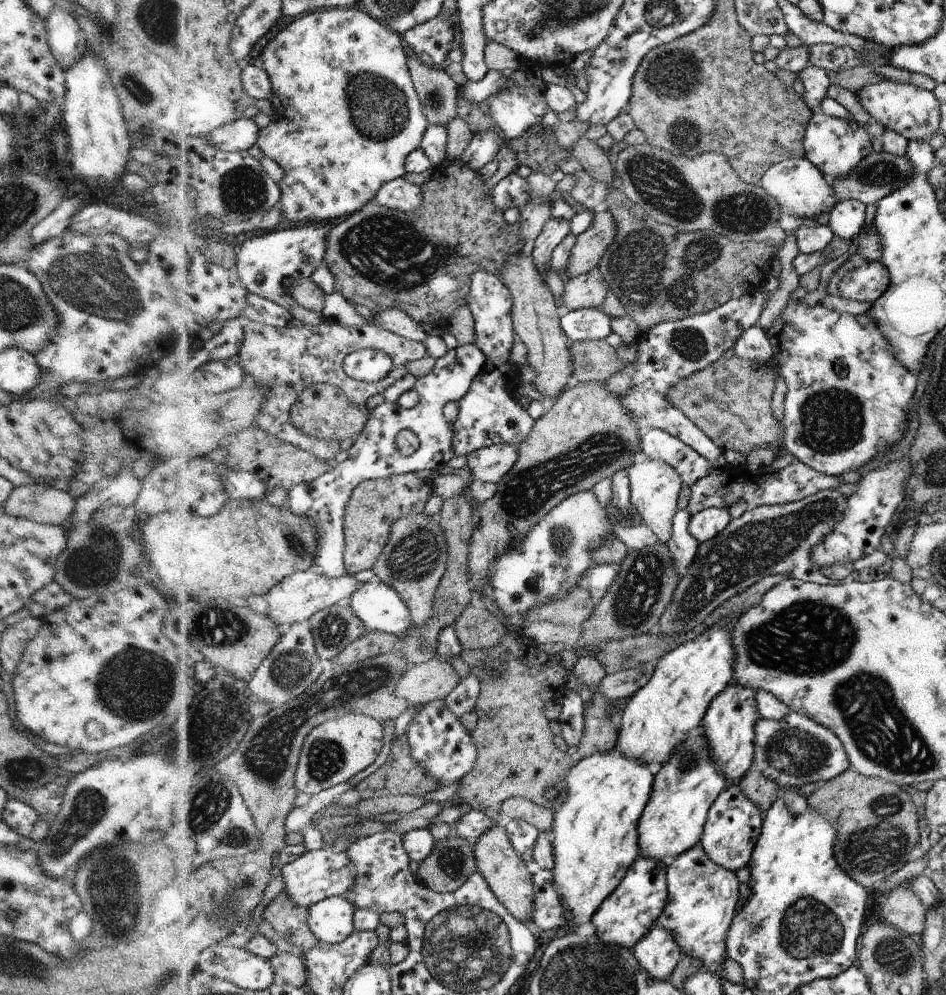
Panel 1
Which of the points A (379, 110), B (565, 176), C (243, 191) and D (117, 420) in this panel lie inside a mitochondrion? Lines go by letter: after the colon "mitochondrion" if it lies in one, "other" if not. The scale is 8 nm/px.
A: mitochondrion
B: other
C: mitochondrion
D: other

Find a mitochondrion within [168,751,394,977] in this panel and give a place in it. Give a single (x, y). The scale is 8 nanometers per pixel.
(211, 803)

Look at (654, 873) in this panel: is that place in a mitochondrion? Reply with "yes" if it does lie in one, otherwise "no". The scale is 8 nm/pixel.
no

